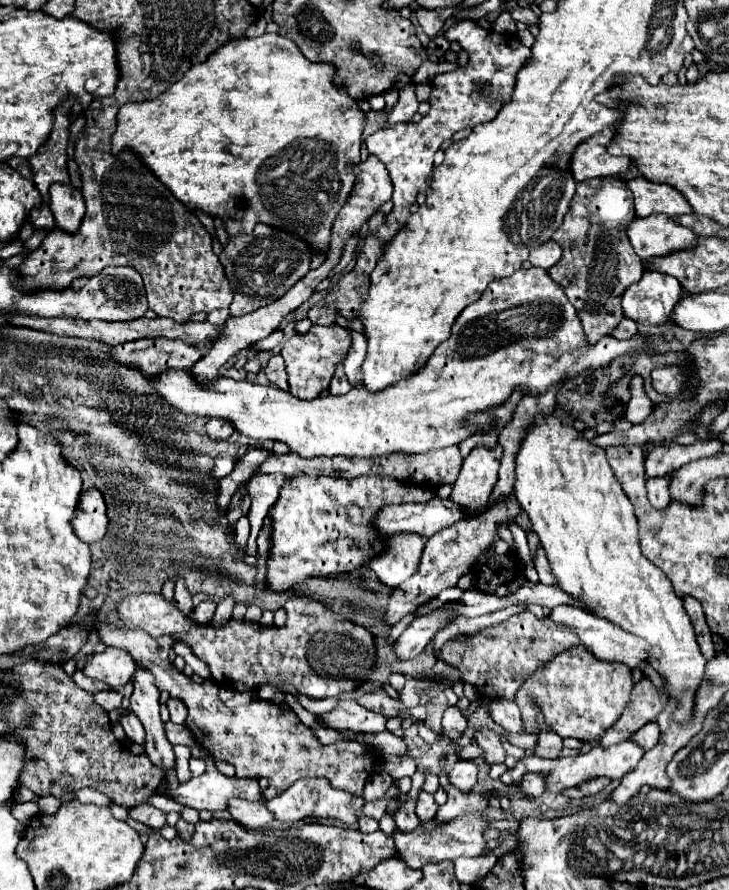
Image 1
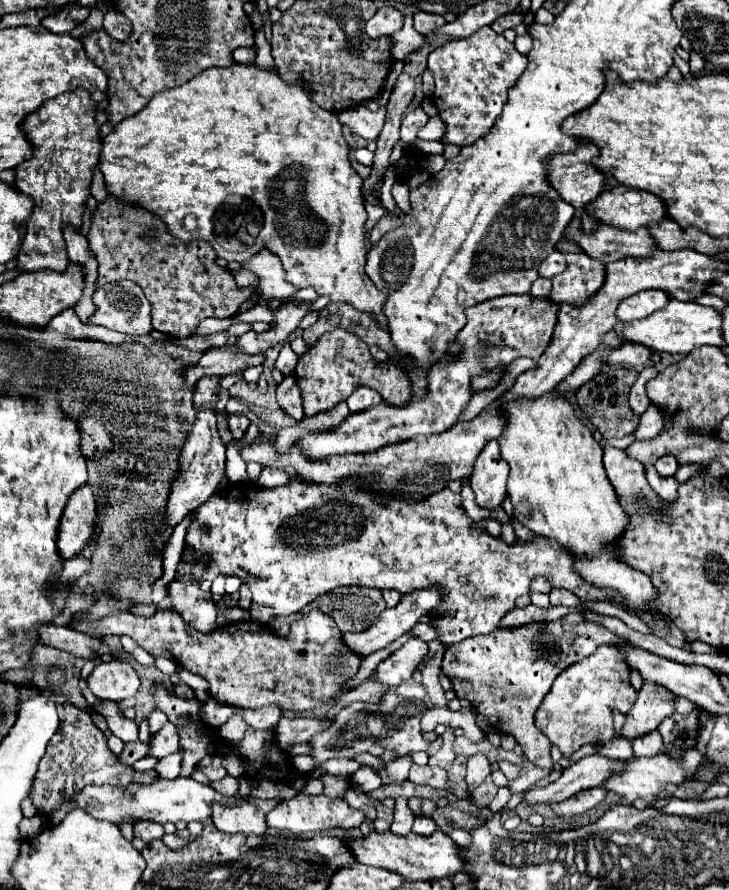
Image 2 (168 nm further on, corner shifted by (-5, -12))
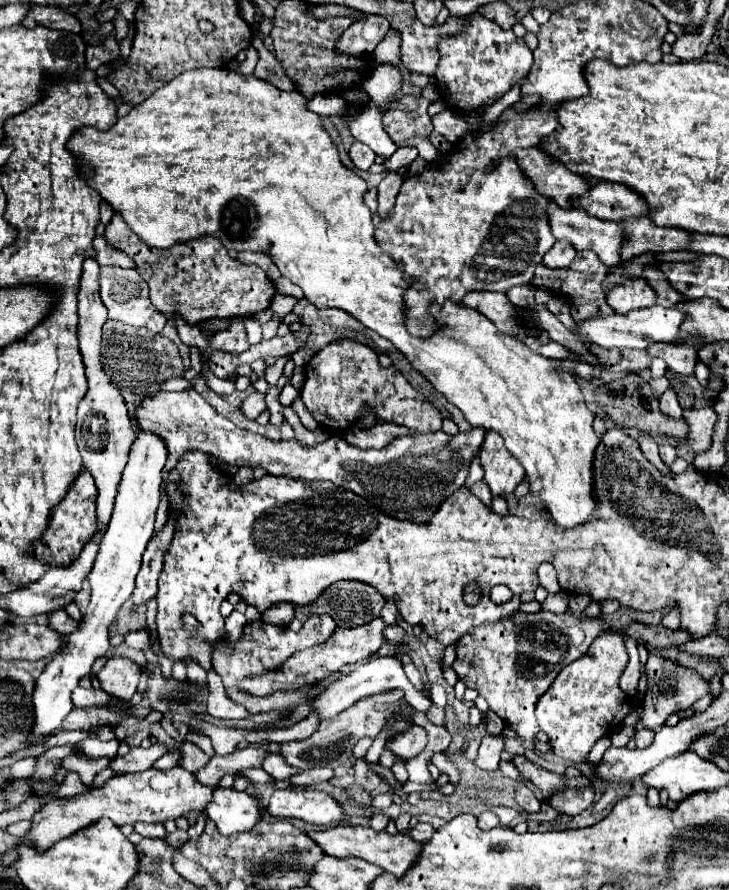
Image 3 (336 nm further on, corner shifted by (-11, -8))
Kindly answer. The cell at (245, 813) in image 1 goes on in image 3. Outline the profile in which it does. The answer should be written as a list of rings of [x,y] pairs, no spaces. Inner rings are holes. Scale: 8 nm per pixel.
[[[217,787],[213,791],[213,801],[207,805],[207,817],[215,821],[223,835],[235,835],[253,829],[253,825],[261,821],[263,809],[259,801],[245,791]]]

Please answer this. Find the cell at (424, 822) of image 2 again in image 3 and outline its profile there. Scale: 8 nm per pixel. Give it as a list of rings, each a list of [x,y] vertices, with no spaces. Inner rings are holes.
[[[425,821],[417,823],[417,825],[411,829],[411,837],[413,837],[415,841],[419,841],[419,843],[429,841],[429,837],[433,837],[433,833],[435,833],[435,827],[433,827],[431,823],[425,823]]]

